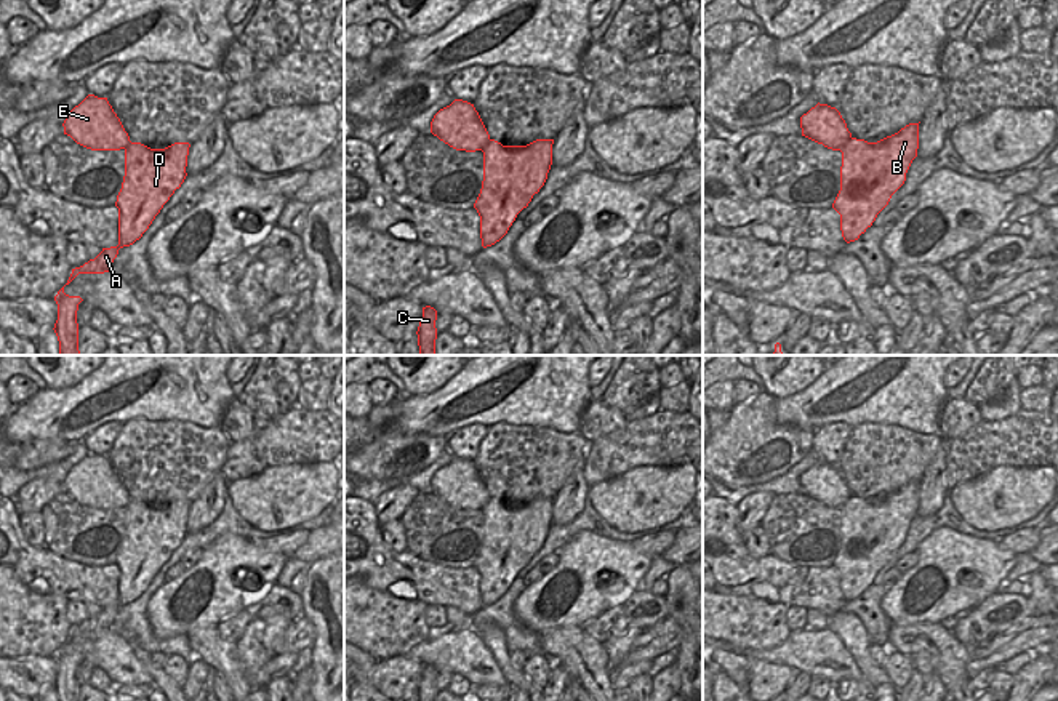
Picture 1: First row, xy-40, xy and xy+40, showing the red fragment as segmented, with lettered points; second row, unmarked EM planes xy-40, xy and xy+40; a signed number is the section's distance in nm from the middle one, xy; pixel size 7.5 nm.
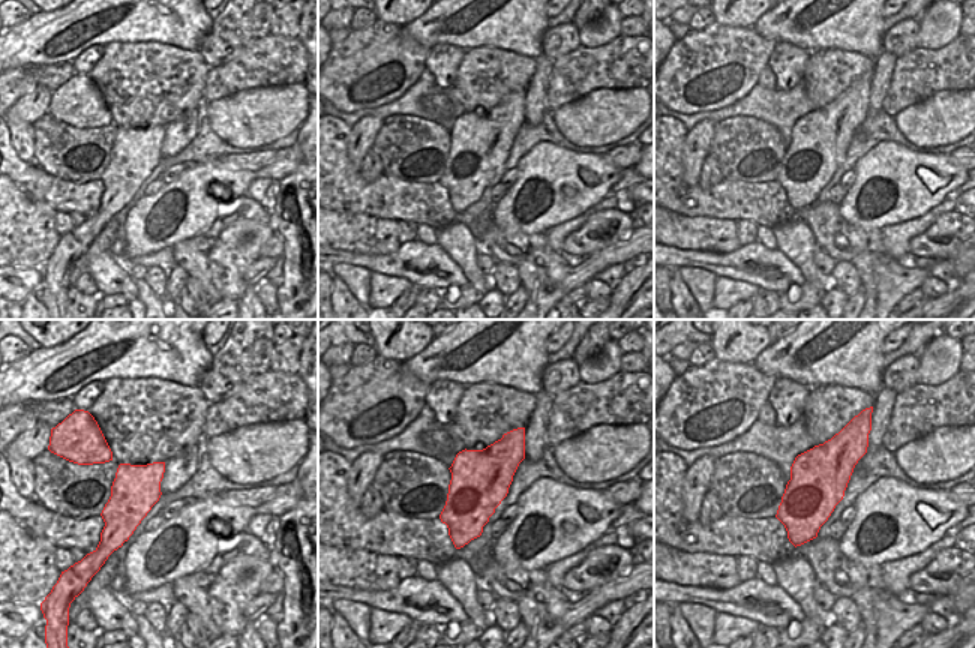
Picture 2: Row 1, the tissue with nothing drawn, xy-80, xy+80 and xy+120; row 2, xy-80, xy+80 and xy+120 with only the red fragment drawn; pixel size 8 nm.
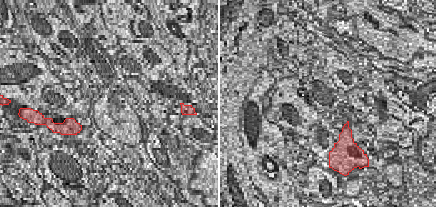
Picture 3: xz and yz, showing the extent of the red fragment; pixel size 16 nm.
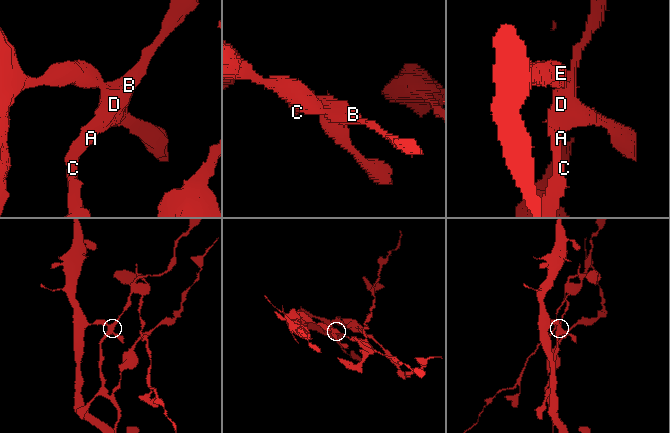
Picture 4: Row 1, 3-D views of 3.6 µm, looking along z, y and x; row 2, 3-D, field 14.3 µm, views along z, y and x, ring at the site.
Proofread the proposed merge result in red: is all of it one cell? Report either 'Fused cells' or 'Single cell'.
Fused cells

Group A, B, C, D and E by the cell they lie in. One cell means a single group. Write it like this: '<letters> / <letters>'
A B C D / E

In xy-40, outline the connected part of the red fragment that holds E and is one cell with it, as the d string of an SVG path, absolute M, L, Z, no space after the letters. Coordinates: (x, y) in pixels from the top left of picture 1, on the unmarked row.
M88 453L64 482L64 493L91 509L120 509L131 499L107 456Z

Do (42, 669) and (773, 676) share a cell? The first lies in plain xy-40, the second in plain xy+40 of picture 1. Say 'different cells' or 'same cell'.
same cell

